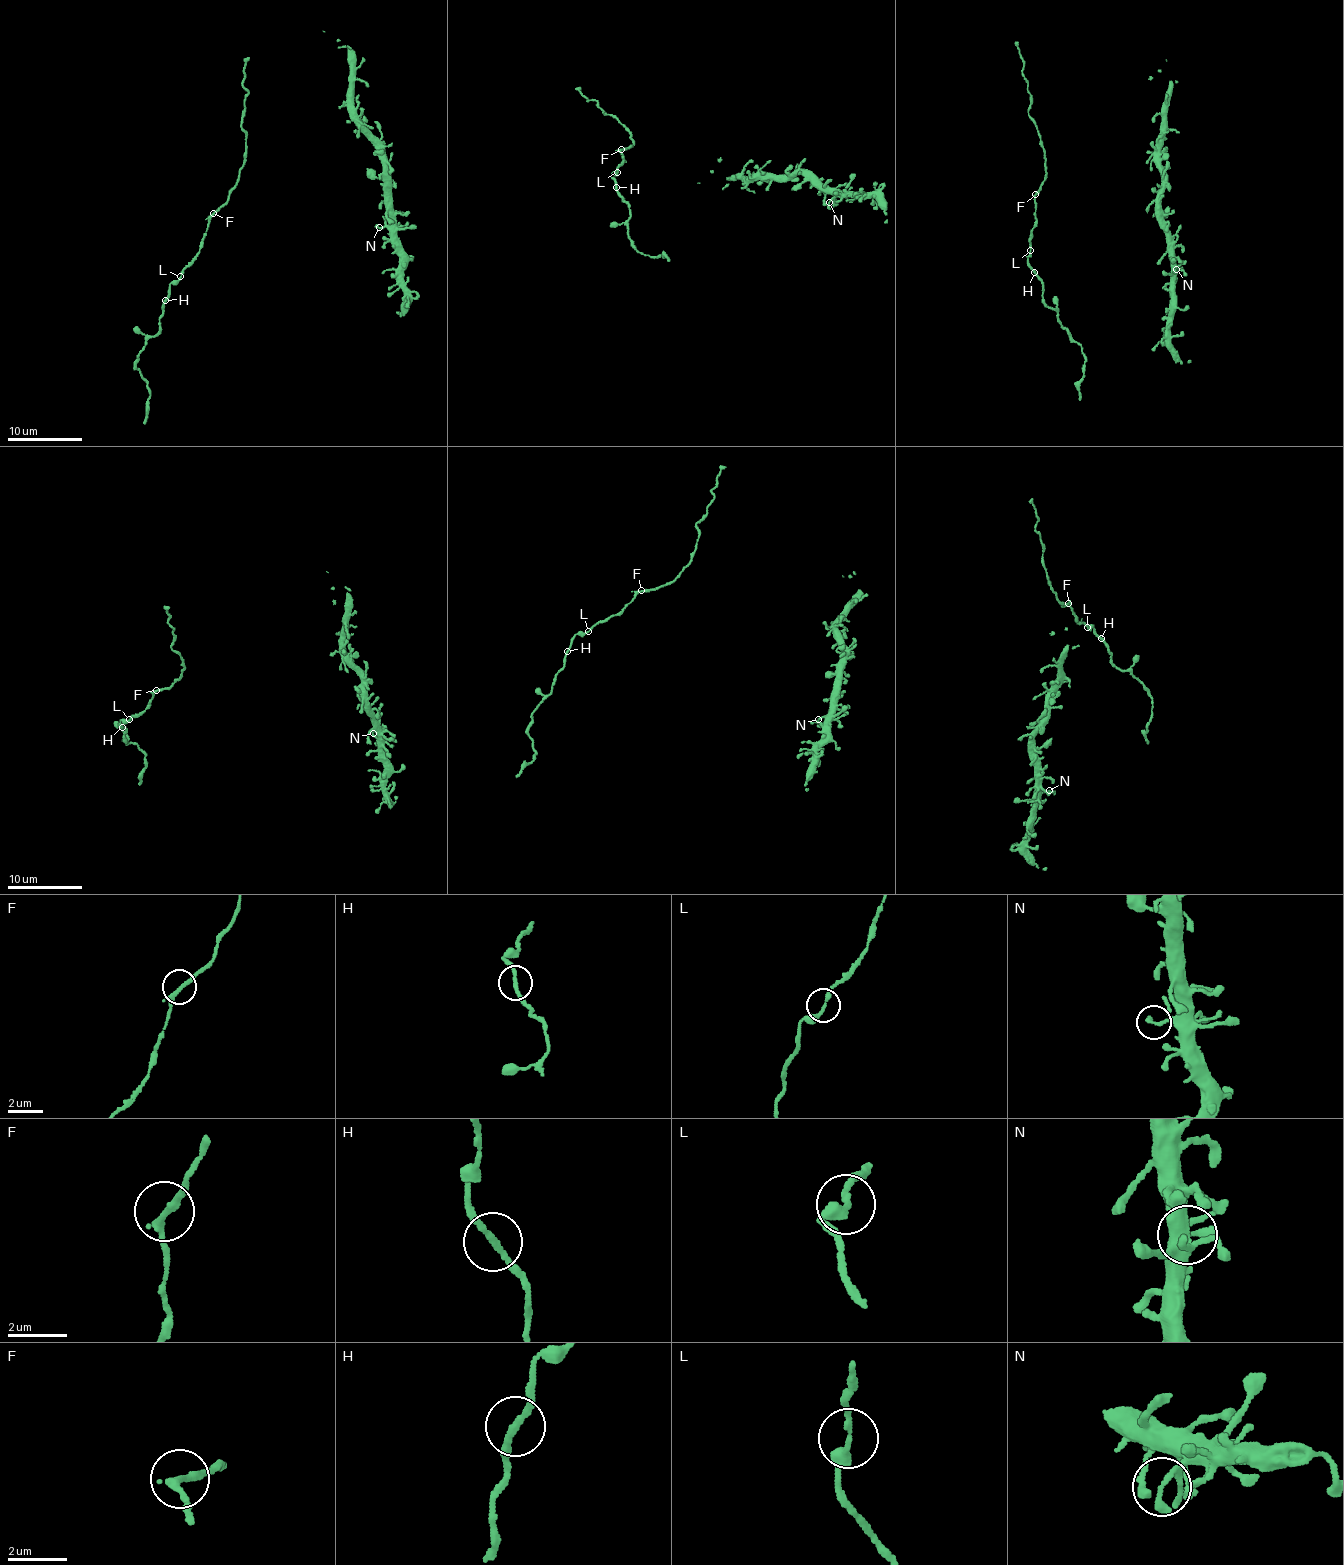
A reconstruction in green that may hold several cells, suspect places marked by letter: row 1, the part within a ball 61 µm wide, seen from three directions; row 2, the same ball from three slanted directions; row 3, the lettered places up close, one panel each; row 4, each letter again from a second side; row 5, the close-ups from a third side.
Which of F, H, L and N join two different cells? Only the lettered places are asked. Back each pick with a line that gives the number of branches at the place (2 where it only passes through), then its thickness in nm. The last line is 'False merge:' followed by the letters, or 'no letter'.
False merge: no letter

